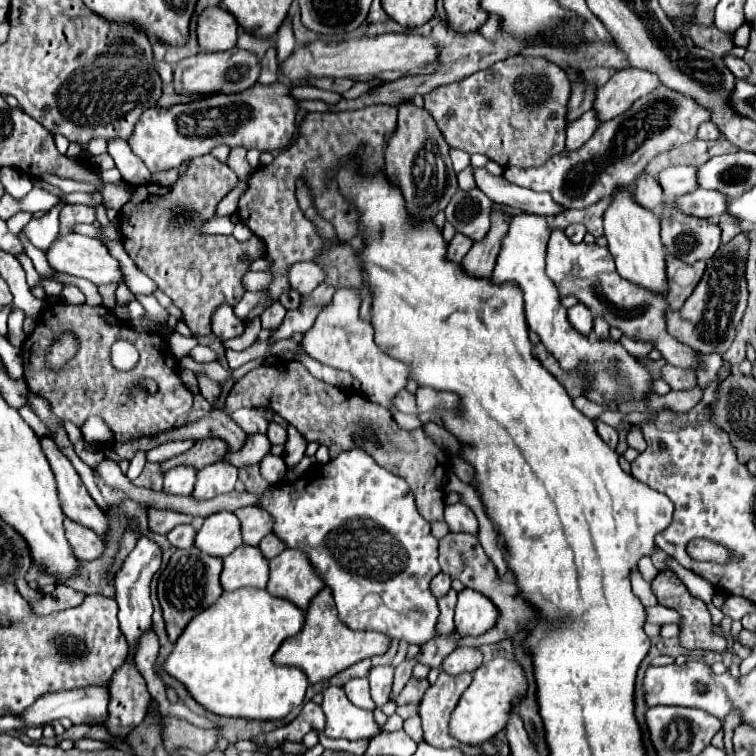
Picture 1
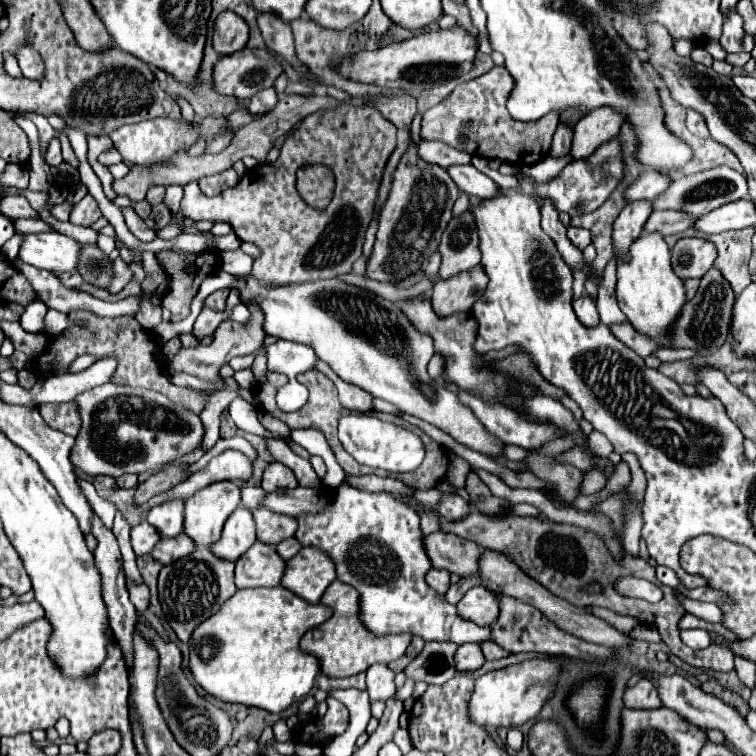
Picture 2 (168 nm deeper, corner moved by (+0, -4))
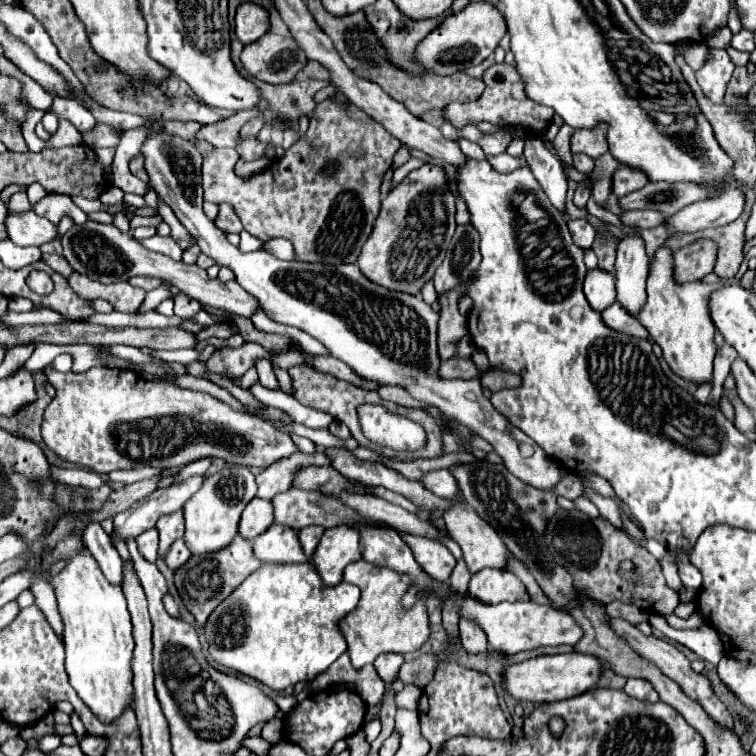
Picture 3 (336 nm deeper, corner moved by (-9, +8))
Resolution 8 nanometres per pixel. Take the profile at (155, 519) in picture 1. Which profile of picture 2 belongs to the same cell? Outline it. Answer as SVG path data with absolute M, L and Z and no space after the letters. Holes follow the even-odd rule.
M145 520L131 530L131 546L133 546L133 552L137 556L151 554L151 550L155 548L157 542L159 542L159 534Z

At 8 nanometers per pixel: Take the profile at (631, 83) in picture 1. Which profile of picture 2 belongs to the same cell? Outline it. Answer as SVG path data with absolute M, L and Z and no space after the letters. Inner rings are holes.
M597 108L595 112L589 112L583 116L573 134L571 144L571 156L573 160L585 160L589 158L601 144L609 142L619 134L619 128L623 124L623 116L619 112L611 112L611 108Z

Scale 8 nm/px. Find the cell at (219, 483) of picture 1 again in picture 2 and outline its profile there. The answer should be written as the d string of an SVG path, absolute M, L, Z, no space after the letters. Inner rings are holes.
M231 480L209 484L185 502L185 534L197 546L211 546L221 538L225 520L241 502L239 486Z

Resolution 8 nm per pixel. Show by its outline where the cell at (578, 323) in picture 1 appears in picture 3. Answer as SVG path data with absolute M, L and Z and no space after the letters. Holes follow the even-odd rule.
M600 268L590 270L584 280L584 294L590 302L590 306L596 312L602 312L612 302L616 302L616 286L614 286L614 274L604 272Z

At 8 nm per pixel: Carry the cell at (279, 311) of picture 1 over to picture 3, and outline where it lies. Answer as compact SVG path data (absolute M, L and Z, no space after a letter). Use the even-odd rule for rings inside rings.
M274 366L274 374L276 374L276 378L278 378L280 388L282 388L286 394L292 394L292 380L290 380L288 372L282 370L282 368L278 368L278 366Z

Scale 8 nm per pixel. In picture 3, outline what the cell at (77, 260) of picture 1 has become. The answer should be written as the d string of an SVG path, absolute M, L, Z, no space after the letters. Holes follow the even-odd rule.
M32 210L24 214L8 214L6 228L8 228L8 238L16 246L42 246L60 238L58 226L34 214Z

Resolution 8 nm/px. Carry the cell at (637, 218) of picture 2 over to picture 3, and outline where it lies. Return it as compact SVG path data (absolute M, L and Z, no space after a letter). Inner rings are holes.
M626 234L616 248L616 290L618 302L630 312L638 314L646 300L646 276L648 276L648 256L644 240L640 234Z

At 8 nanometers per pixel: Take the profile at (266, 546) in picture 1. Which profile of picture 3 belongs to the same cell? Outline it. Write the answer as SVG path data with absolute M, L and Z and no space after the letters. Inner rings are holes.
M306 526L306 528L302 528L302 530L298 532L302 550L304 550L306 556L312 556L314 548L318 546L318 540L320 540L322 532L324 532L324 528L320 528L320 526Z

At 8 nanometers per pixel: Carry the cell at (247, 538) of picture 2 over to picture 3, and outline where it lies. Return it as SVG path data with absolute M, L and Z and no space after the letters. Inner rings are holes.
M252 498L248 508L244 508L240 518L238 534L246 540L254 540L258 534L262 534L270 524L274 522L272 514L272 502L262 498Z

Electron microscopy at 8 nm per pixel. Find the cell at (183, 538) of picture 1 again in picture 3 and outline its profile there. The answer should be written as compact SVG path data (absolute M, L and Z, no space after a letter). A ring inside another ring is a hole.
M180 538L180 540L176 540L176 544L172 544L172 548L168 550L168 556L164 556L164 560L172 570L176 570L180 564L184 564L190 558L190 554L192 552L188 552L188 546L184 544L184 538Z

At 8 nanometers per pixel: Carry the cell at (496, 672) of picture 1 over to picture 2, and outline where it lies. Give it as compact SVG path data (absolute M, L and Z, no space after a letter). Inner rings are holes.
M525 660L521 664L507 666L503 670L487 672L475 680L475 692L469 700L469 716L479 726L505 726L515 728L535 718L543 704L553 696L553 682L557 680L561 666L549 660Z

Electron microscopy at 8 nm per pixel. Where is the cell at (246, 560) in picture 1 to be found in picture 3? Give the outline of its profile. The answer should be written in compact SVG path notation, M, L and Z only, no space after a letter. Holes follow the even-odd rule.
M272 524L254 538L254 556L264 564L300 564L308 560L300 548L298 534L280 524Z

